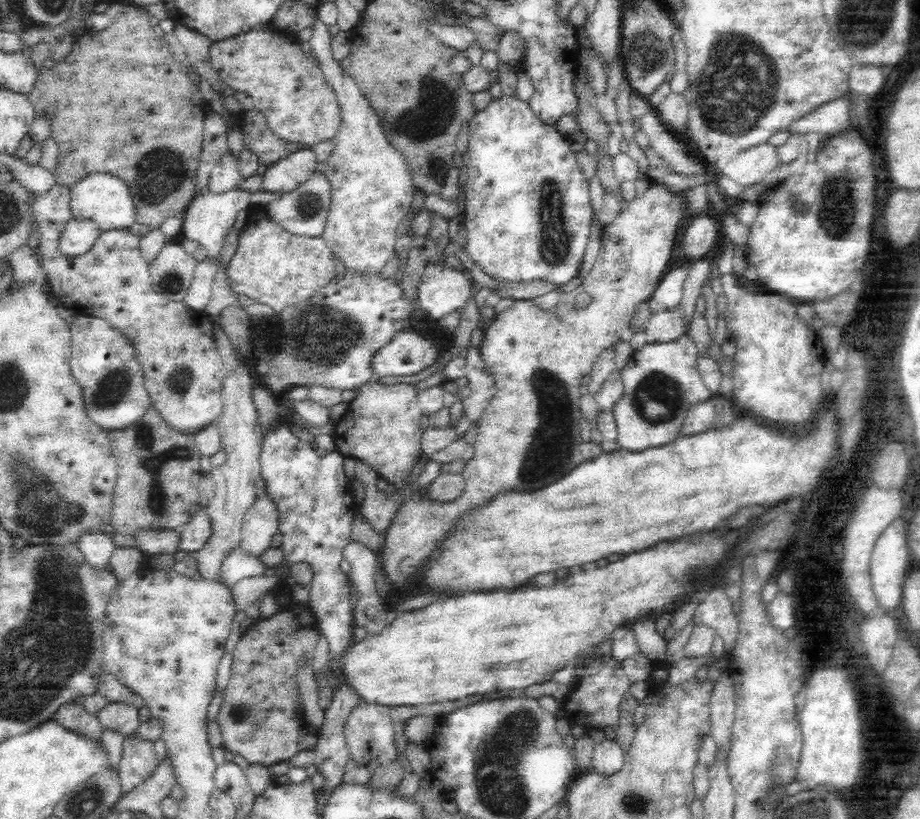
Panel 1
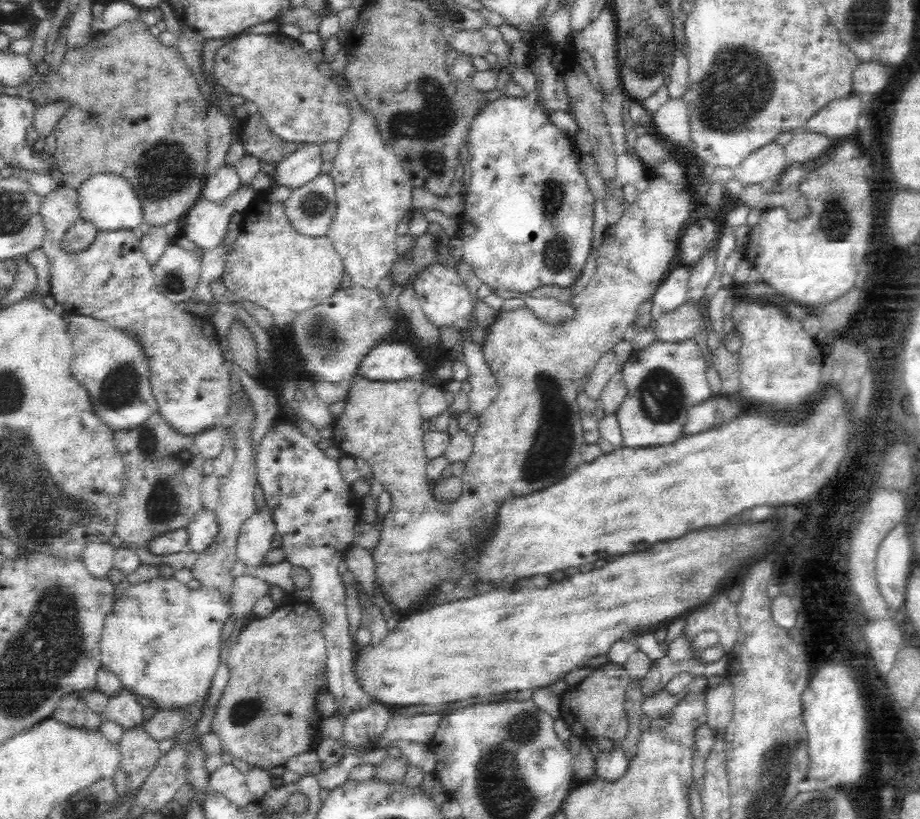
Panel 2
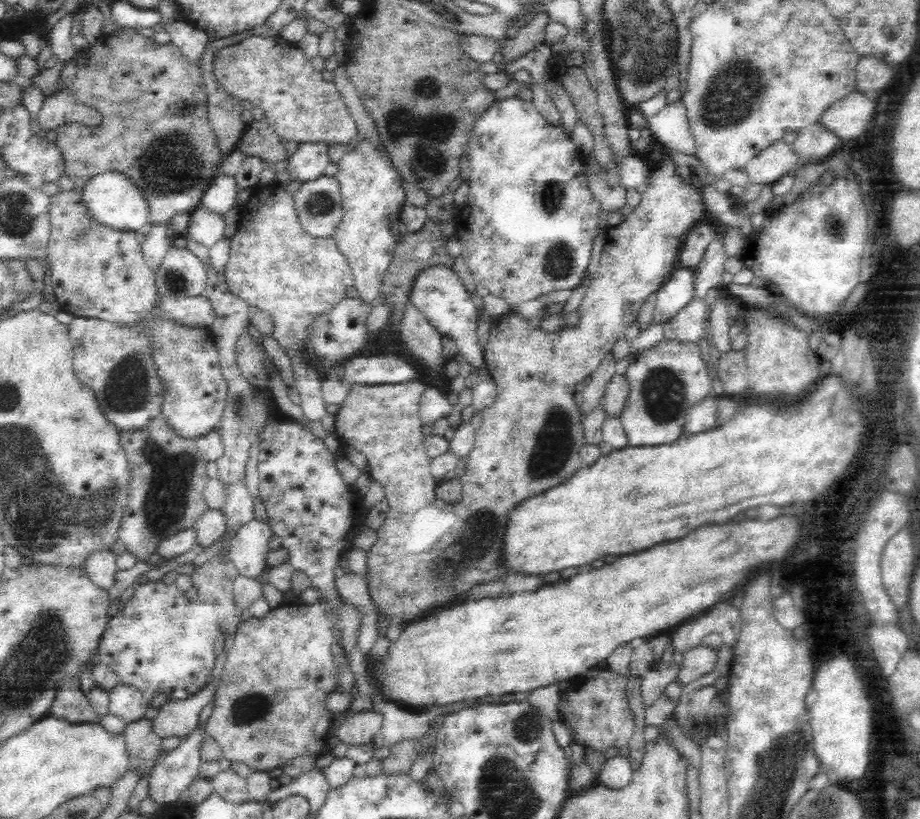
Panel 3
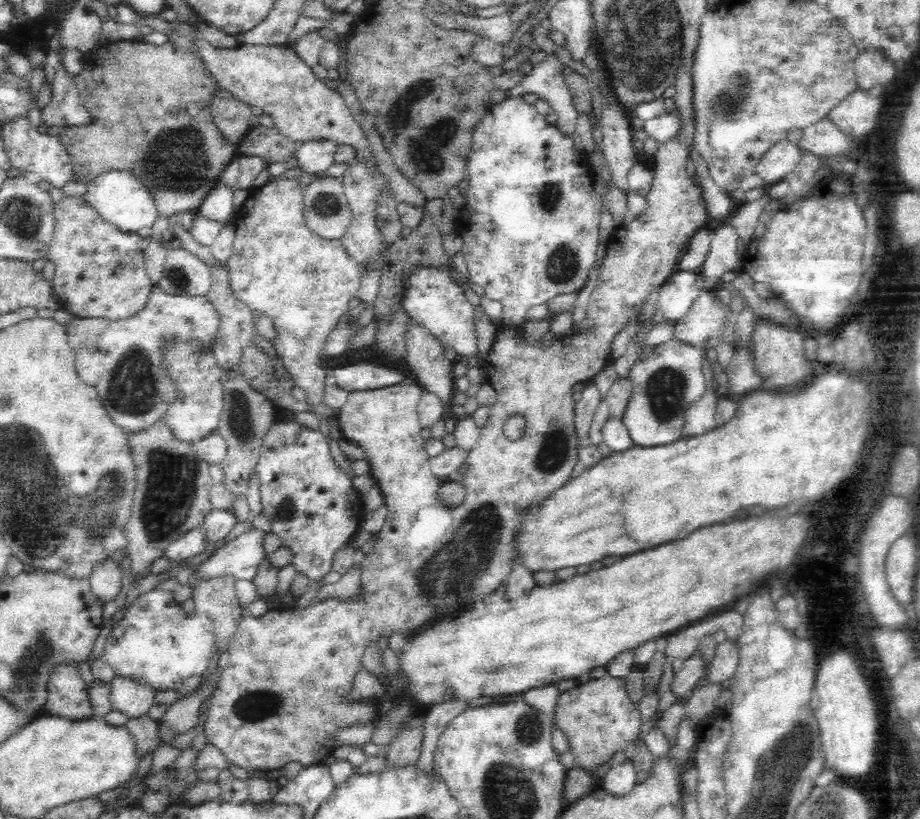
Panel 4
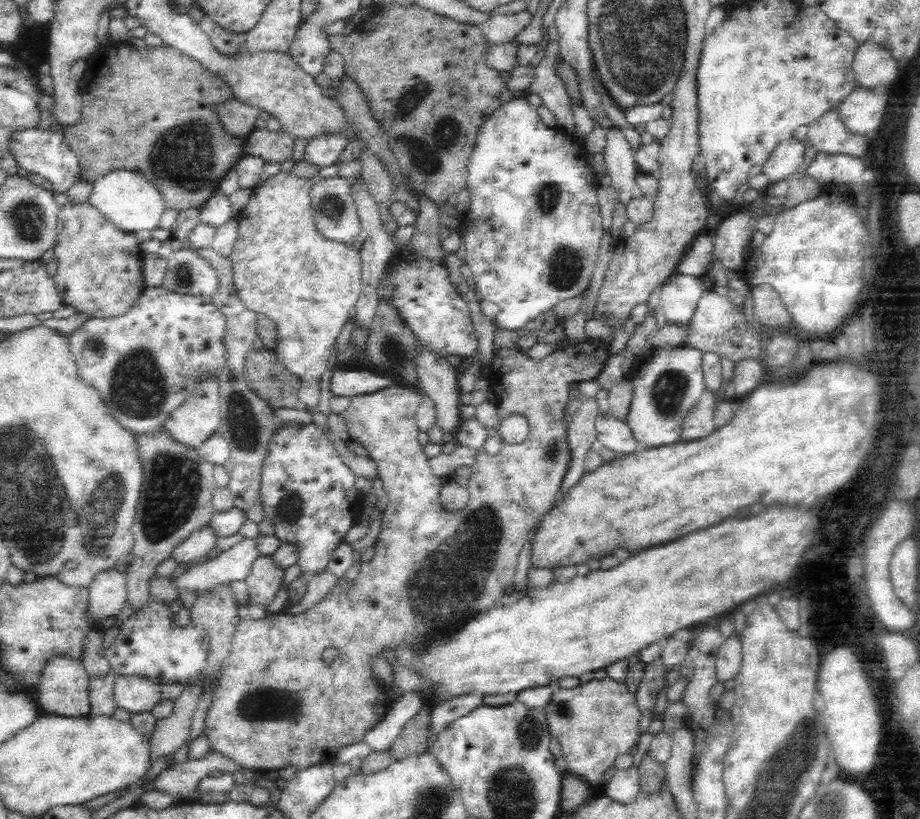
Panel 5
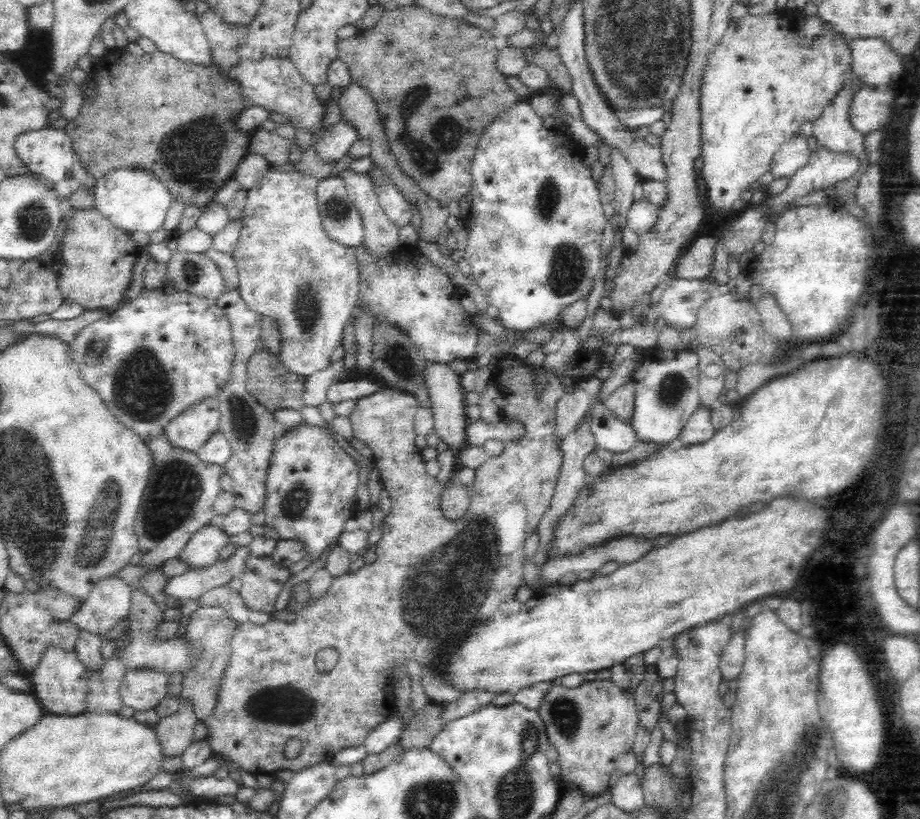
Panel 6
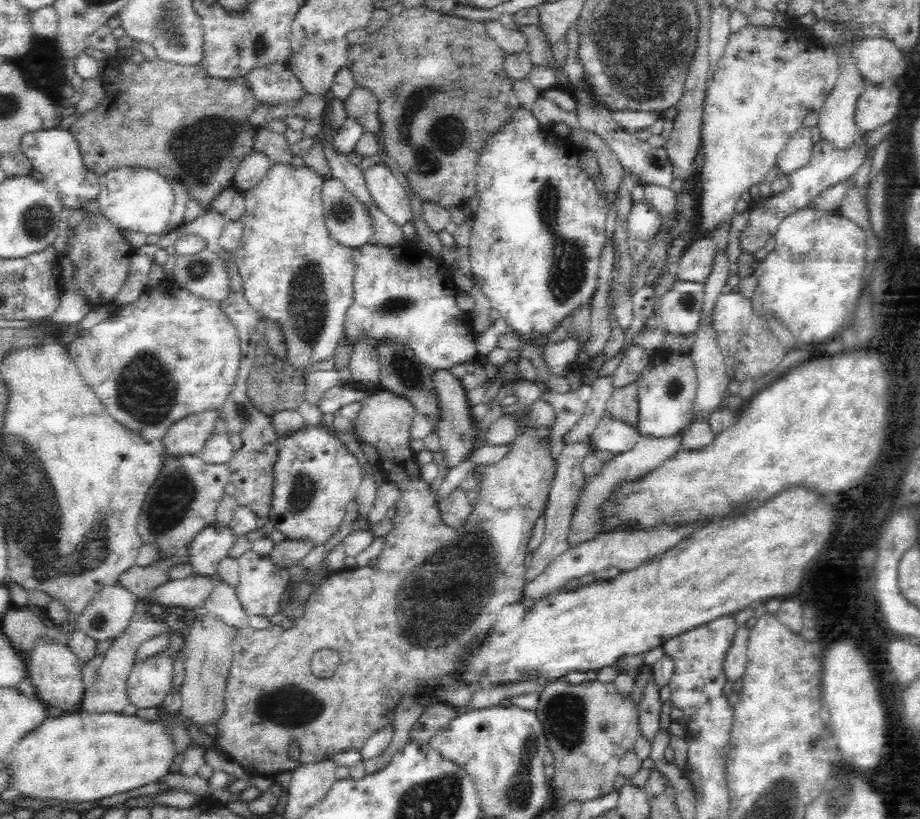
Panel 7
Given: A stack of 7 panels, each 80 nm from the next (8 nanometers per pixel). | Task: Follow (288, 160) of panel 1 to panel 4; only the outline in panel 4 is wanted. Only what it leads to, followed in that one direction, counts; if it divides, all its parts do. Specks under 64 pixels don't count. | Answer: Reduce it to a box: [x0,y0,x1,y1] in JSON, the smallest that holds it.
[294,140,337,176]

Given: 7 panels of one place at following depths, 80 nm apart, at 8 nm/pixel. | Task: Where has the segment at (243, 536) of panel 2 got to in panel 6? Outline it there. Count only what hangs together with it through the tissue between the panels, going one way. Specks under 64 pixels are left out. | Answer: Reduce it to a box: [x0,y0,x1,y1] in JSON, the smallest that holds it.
[166,546,253,600]

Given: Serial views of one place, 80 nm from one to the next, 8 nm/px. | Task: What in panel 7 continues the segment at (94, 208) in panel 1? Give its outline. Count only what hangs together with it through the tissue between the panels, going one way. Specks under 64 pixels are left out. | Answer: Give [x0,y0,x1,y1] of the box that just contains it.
[95,167,173,234]

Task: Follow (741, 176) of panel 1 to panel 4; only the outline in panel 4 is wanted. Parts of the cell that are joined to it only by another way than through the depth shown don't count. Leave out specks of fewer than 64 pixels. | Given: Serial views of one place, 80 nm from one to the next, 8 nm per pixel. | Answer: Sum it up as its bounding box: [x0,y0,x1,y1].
[752,139,801,185]

